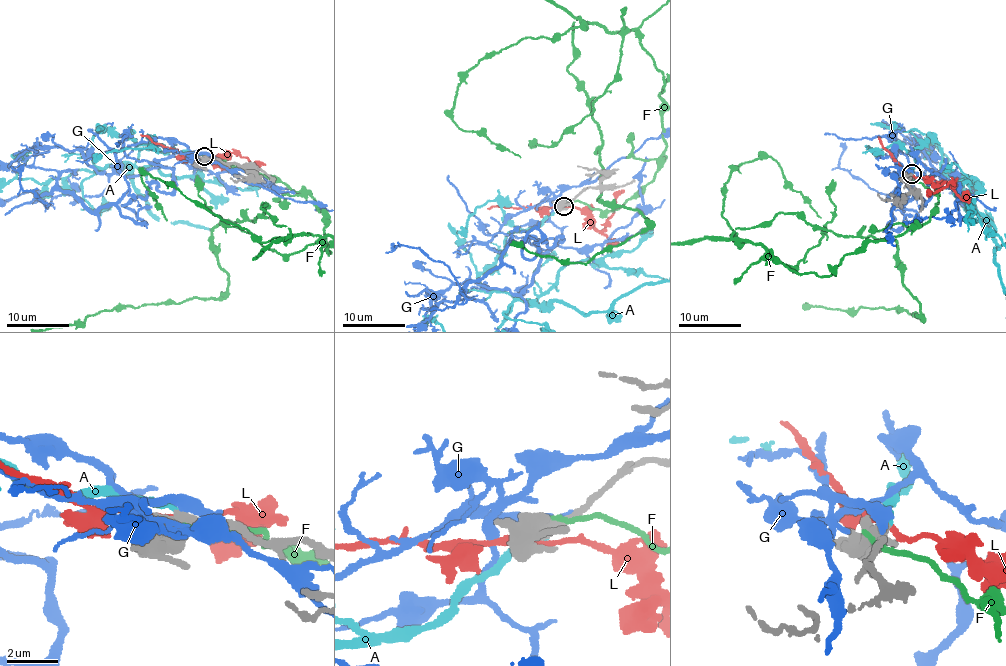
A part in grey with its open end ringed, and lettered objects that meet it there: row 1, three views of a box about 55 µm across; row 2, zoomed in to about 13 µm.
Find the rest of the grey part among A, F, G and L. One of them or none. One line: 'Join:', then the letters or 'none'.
Join: A

